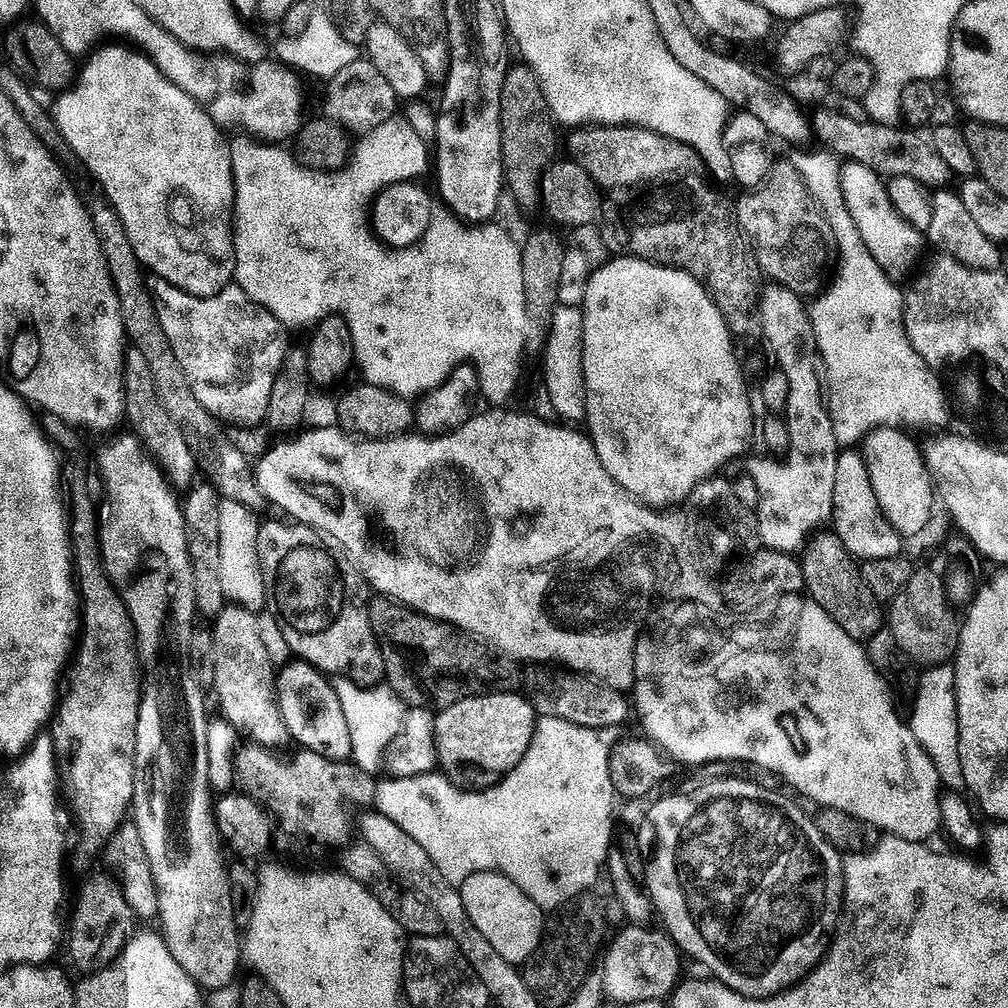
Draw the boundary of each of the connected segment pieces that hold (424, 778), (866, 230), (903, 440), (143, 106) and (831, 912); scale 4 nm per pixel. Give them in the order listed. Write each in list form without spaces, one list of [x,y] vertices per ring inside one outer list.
[[[540,716],[536,722],[536,729],[532,732],[530,746],[526,746],[526,754],[522,754],[518,766],[511,768],[500,781],[490,785],[489,788],[479,790],[459,788],[457,784],[450,783],[447,776],[436,770],[417,776],[394,776],[384,778],[384,781],[380,780],[375,785],[374,808],[386,818],[390,818],[390,822],[394,822],[401,833],[404,831],[417,844],[415,847],[419,851],[430,854],[430,862],[434,862],[434,866],[438,866],[438,871],[442,873],[442,878],[446,878],[446,882],[459,886],[473,872],[474,866],[483,866],[489,872],[500,872],[504,876],[508,876],[510,882],[514,882],[514,886],[518,886],[518,890],[522,890],[522,894],[530,897],[540,909],[558,908],[561,904],[575,901],[581,894],[589,891],[588,887],[595,882],[596,875],[599,872],[601,874],[602,865],[608,857],[610,849],[608,842],[612,836],[614,793],[608,769],[610,744],[609,741],[604,741],[604,736],[605,733],[598,728],[587,728],[581,724],[566,722],[557,716]]]
[[[845,161],[841,165],[840,181],[843,200],[871,256],[892,280],[901,281],[905,275],[906,278],[915,269],[914,264],[922,252],[923,233],[903,220],[901,211],[892,203],[885,179],[873,168],[864,163]]]
[[[874,428],[862,440],[870,486],[882,506],[882,514],[901,537],[915,538],[934,514],[934,481],[924,462],[921,445],[915,444],[900,428]]]
[[[112,42],[109,48],[97,47],[87,53],[86,59],[78,68],[78,82],[70,90],[59,93],[56,105],[51,106],[50,115],[56,129],[63,136],[63,143],[73,148],[84,159],[89,170],[104,183],[106,191],[112,195],[116,214],[124,227],[124,236],[132,247],[132,252],[149,268],[153,277],[170,282],[195,296],[217,296],[222,289],[229,287],[234,280],[232,259],[232,206],[236,203],[236,187],[232,181],[232,150],[229,141],[224,141],[225,133],[220,125],[212,121],[205,105],[199,104],[193,96],[186,94],[159,69],[158,65],[139,48],[124,42]]]
[[[729,774],[723,778],[709,779],[709,784],[704,784],[693,792],[680,792],[677,796],[660,796],[645,810],[644,817],[640,820],[640,829],[636,832],[636,844],[644,855],[642,884],[652,901],[655,915],[658,918],[660,915],[660,920],[664,923],[663,931],[685,957],[693,956],[698,963],[705,964],[715,979],[743,996],[770,996],[774,992],[783,992],[784,989],[792,987],[797,980],[807,976],[820,963],[820,957],[826,951],[830,929],[837,923],[842,912],[844,894],[842,856],[820,833],[815,819],[811,815],[807,816],[794,801],[787,800],[782,791],[764,789],[756,785],[754,780],[745,778],[735,780],[734,776]]]

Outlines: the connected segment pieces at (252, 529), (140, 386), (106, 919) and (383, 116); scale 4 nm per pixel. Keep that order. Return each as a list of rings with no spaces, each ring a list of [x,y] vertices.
[[[235,498],[221,499],[218,506],[218,558],[215,563],[220,569],[220,581],[225,597],[231,603],[240,604],[244,608],[260,610],[265,607],[264,579],[258,558],[258,530],[260,524],[256,520],[257,513],[247,508]]]
[[[138,351],[131,353],[130,363],[124,373],[124,405],[140,427],[138,432],[145,449],[163,469],[172,487],[176,490],[192,488],[197,479],[195,478],[196,466],[198,467],[197,453],[187,444],[187,438],[180,428],[179,421],[171,416],[170,411],[163,404],[163,398],[155,386],[151,371]]]
[[[111,875],[92,876],[80,888],[76,896],[76,909],[72,912],[72,925],[66,928],[66,948],[68,944],[68,956],[83,970],[95,970],[107,965],[113,959],[115,953],[124,947],[125,940],[133,931],[134,917],[126,898],[122,894],[119,884],[112,879]]]
[[[357,58],[354,62],[350,62],[350,66],[338,70],[338,74],[330,77],[327,84],[328,93],[324,96],[324,108],[328,111],[325,112],[327,119],[336,121],[349,133],[370,133],[397,115],[398,97],[394,86],[386,82],[382,70],[378,70],[378,66],[374,66],[367,58]]]

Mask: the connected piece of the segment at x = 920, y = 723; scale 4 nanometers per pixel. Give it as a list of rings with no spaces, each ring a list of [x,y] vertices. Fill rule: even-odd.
[[[951,663],[934,664],[919,673],[912,700],[912,717],[906,723],[914,738],[926,750],[940,776],[941,785],[952,790],[964,788],[962,758],[958,750],[958,722],[956,721],[956,695],[954,694],[954,667]]]

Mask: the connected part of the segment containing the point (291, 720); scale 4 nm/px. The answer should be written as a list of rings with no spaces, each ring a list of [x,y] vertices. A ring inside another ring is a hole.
[[[296,658],[285,663],[275,673],[276,704],[288,727],[289,737],[297,740],[301,749],[308,749],[323,758],[347,761],[351,757],[351,738],[342,703],[338,702],[332,680],[318,668]],[[281,670],[281,672],[280,672]]]

